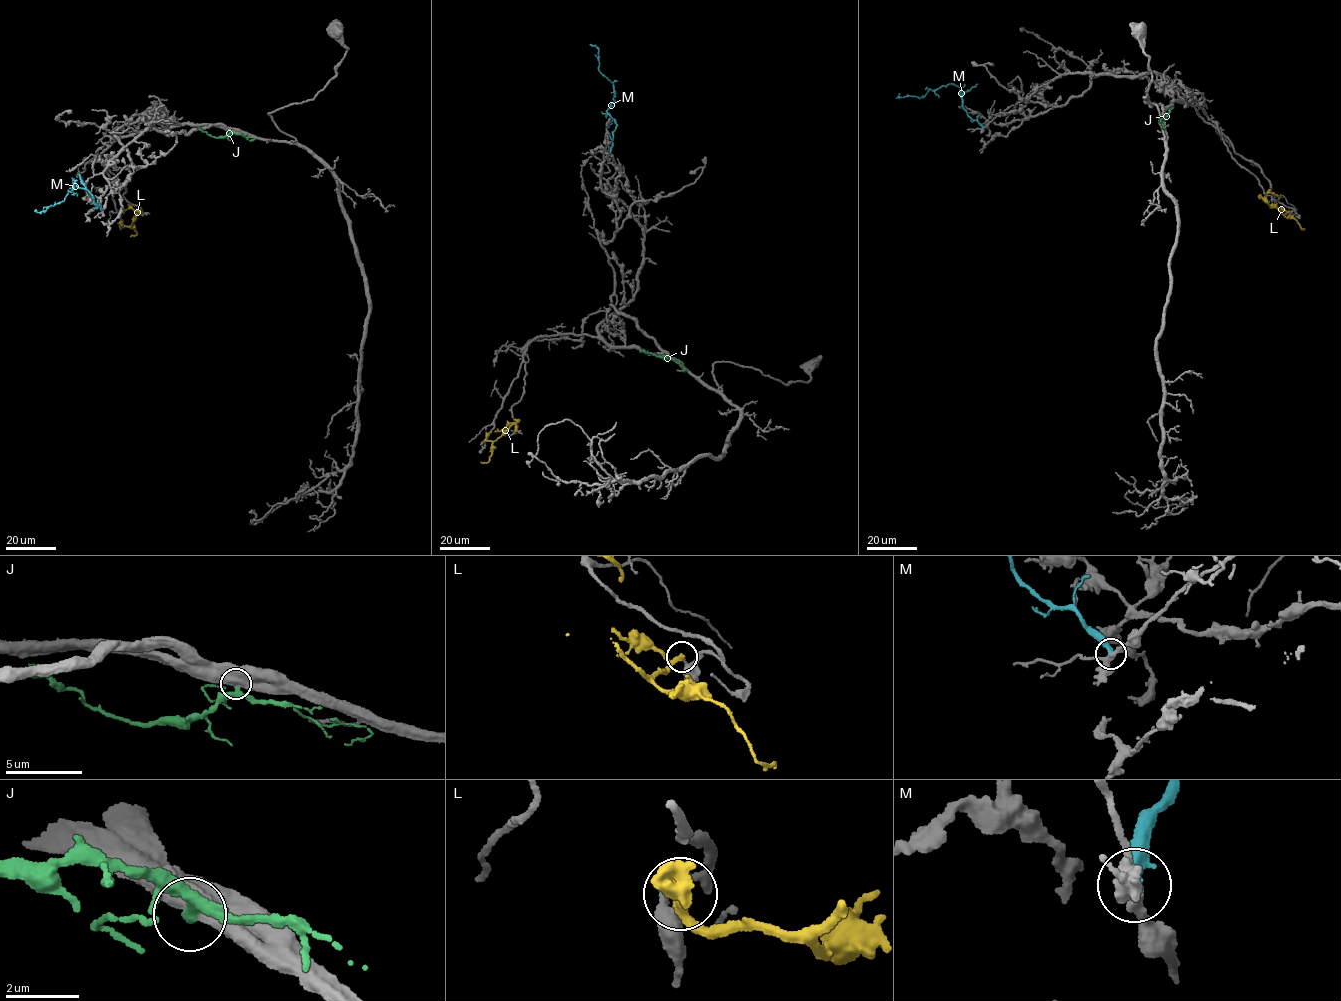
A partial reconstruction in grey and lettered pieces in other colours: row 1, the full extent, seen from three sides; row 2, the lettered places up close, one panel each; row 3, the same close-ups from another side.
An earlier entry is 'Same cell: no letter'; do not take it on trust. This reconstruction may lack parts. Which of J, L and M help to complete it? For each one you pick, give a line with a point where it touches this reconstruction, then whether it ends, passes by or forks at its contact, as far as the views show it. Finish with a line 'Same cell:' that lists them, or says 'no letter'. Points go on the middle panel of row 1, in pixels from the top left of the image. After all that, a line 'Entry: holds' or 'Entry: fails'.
Same cell: no letter
Entry: holds

